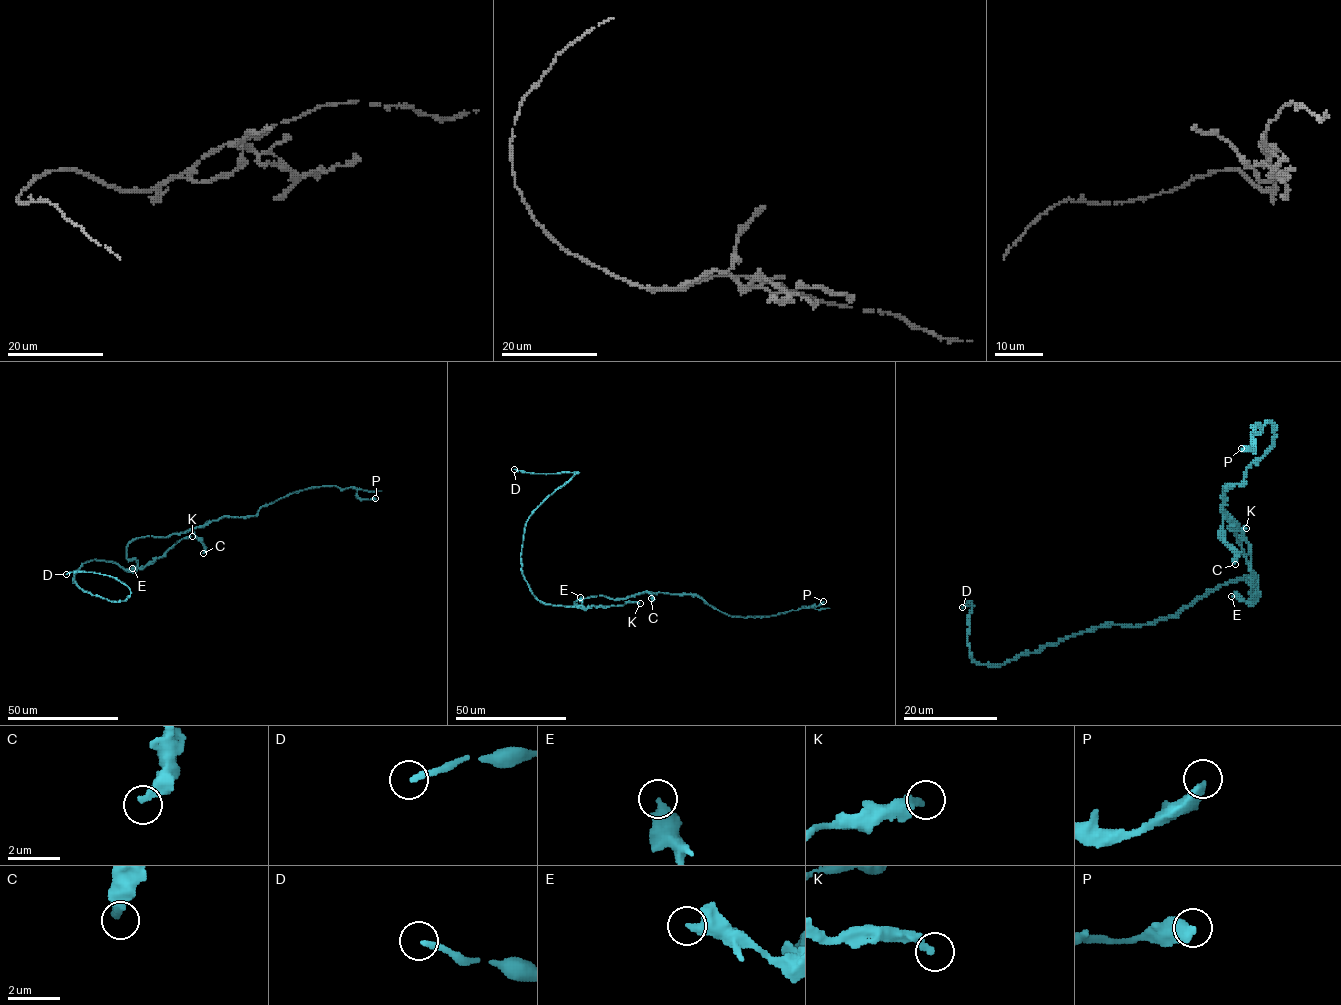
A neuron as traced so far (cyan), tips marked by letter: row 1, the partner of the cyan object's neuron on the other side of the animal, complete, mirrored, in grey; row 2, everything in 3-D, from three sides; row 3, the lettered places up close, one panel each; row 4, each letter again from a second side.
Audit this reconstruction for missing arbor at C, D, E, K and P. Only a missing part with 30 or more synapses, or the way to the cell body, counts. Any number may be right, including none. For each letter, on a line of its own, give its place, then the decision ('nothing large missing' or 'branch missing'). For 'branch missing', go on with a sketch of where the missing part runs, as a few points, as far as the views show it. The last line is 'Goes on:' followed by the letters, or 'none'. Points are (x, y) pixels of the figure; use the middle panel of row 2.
C: (651, 598) | nothing large missing
D: (514, 469) | nothing large missing
E: (580, 597) | nothing large missing
K: (640, 603) | nothing large missing
P: (823, 601) | nothing large missing
Goes on: none

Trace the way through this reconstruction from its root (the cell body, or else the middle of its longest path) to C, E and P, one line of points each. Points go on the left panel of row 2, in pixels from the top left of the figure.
C: (132, 559), (127, 558), (126, 548), (134, 539), (149, 535), (168, 537), (188, 530), (203, 543), (203, 553)
E: (132, 559), (138, 565), (135, 571), (132, 568)
P: (132, 559), (126, 548), (137, 538), (252, 517), (308, 488), (353, 488), (359, 498), (375, 498)

